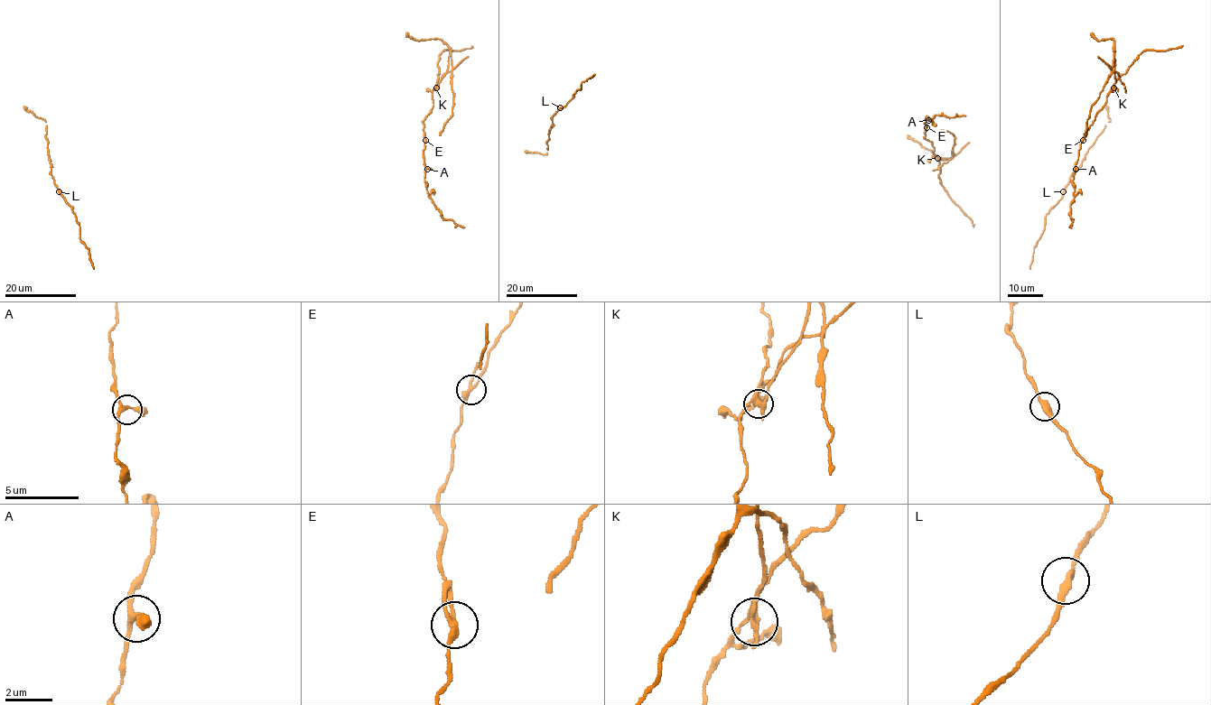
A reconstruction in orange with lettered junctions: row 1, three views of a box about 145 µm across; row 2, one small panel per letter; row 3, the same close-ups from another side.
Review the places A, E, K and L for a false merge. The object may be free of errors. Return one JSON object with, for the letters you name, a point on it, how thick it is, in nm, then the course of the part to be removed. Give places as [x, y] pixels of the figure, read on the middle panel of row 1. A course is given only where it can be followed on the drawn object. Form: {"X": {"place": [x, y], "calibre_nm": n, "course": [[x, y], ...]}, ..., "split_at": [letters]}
{"K": {"place": [937, 158], "calibre_nm": 280, "course": [[937, 158], [951, 159], [954, 142], [953, 134], [941, 130]]}, "split_at": ["K"]}

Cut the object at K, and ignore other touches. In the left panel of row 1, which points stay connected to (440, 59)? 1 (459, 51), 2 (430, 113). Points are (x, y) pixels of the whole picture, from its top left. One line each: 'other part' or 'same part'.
1: same part
2: same part

